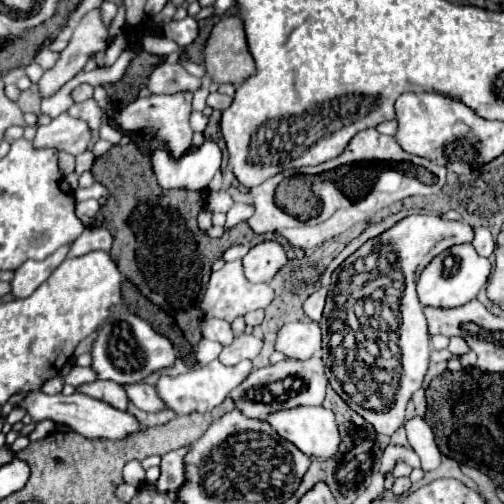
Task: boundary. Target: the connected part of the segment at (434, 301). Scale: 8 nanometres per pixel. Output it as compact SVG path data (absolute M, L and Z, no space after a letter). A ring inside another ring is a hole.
M457 244L435 256L427 268L421 272L417 280L417 294L423 306L441 306L441 308L457 308L471 302L477 292L485 286L491 274L491 262L477 254L471 244Z

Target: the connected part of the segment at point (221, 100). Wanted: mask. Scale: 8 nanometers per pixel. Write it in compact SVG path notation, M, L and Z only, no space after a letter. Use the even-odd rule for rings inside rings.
M211 92L211 94L207 96L207 106L215 108L215 110L225 110L225 108L229 108L231 102L233 102L231 96L223 96L223 94L219 94L219 92Z

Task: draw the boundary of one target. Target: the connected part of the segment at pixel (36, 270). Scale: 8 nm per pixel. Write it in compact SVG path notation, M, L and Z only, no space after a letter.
M63 246L45 260L27 260L27 262L23 262L15 270L15 278L11 280L13 298L31 296L49 278L49 274L65 260L67 252L69 252L69 246Z

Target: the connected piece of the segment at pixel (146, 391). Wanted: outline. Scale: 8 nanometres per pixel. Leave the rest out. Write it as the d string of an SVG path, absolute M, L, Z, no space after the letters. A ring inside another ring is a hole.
M123 384L129 400L139 408L139 410L145 410L145 412L161 412L165 410L161 398L157 396L155 388L151 384Z

